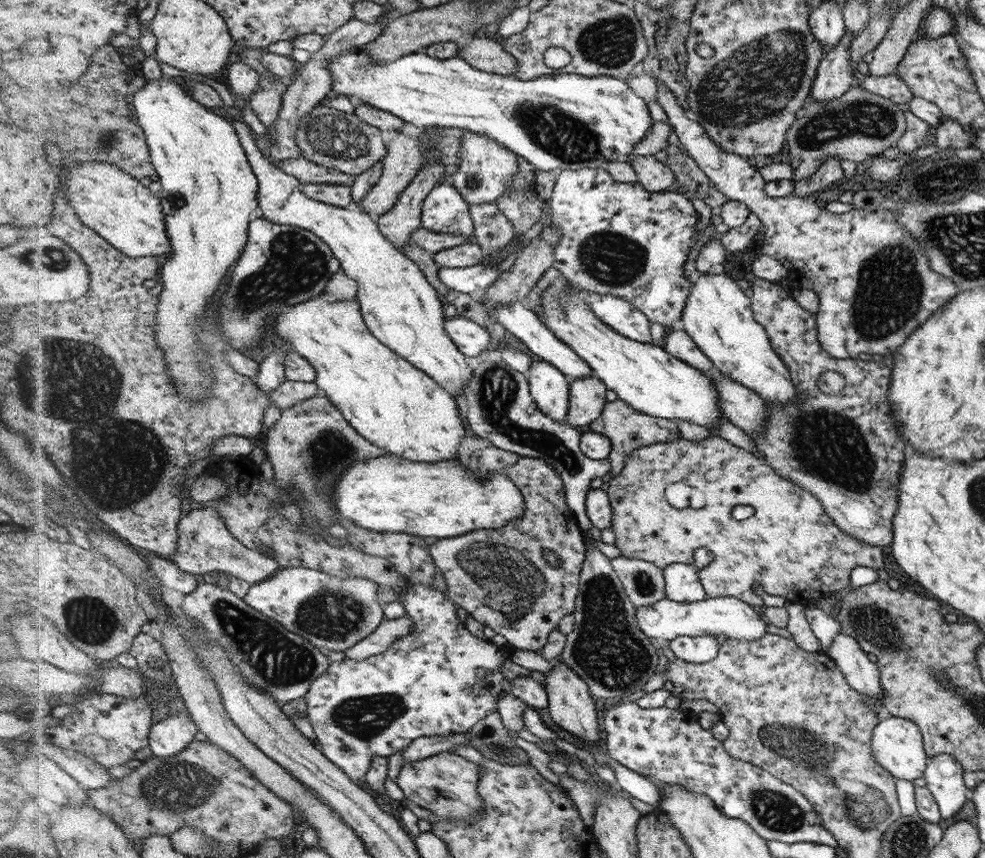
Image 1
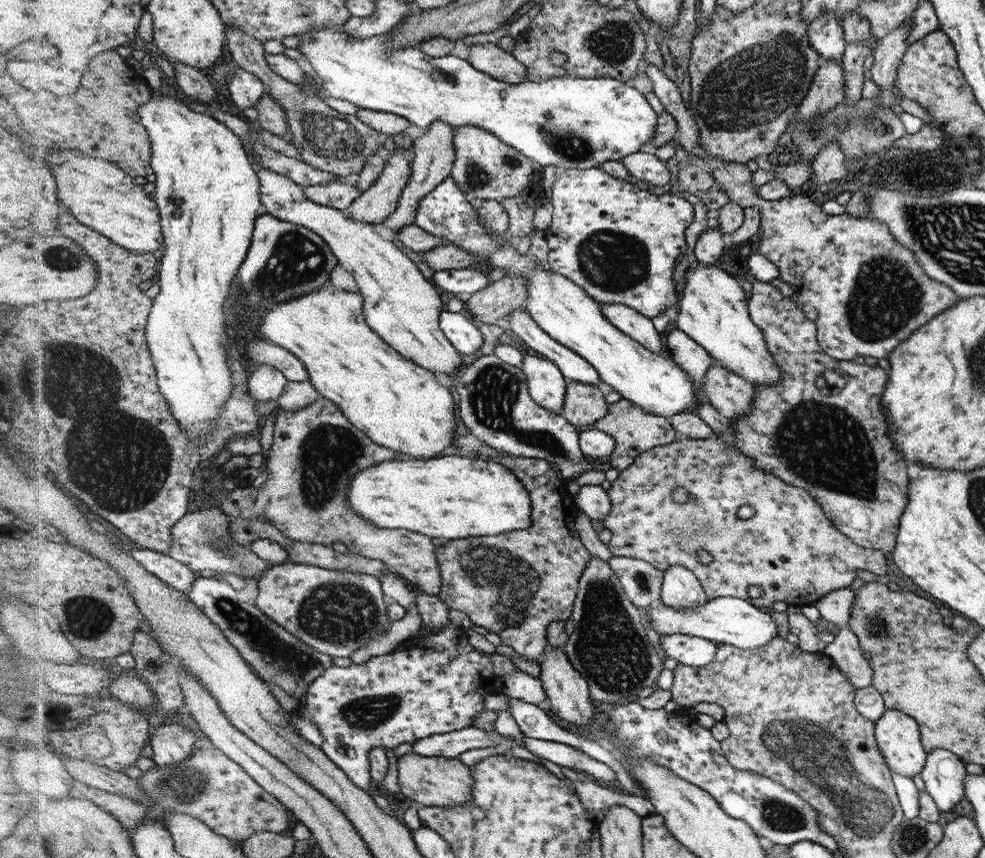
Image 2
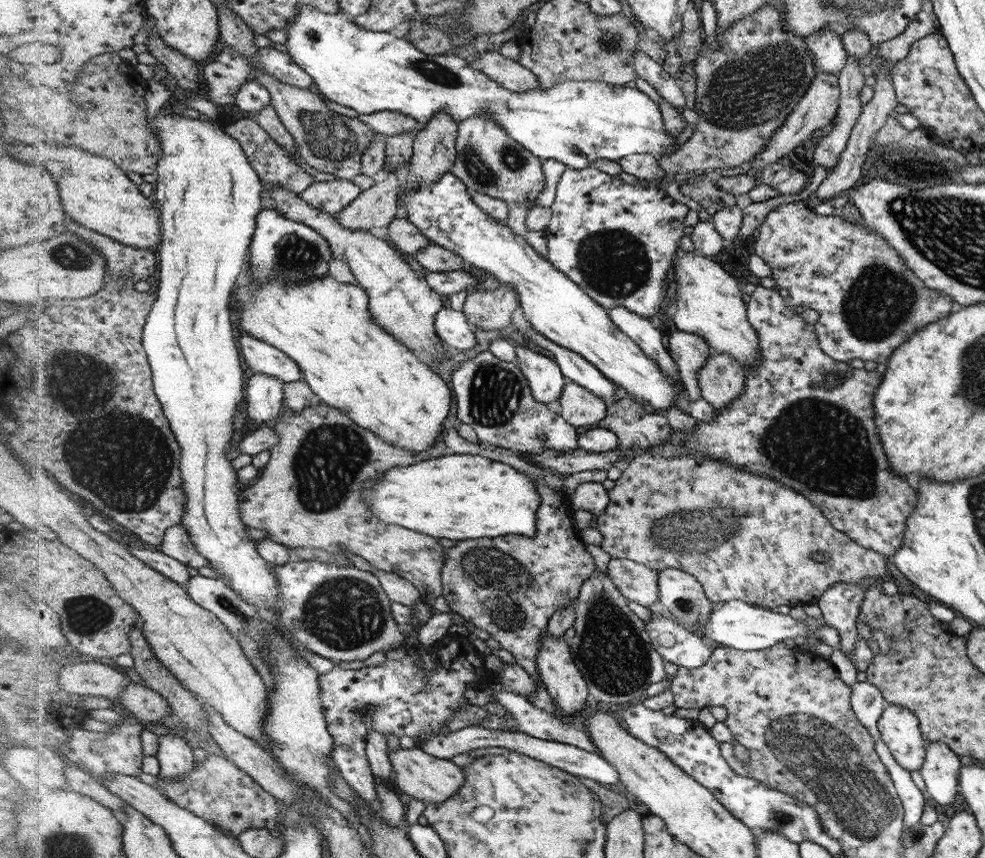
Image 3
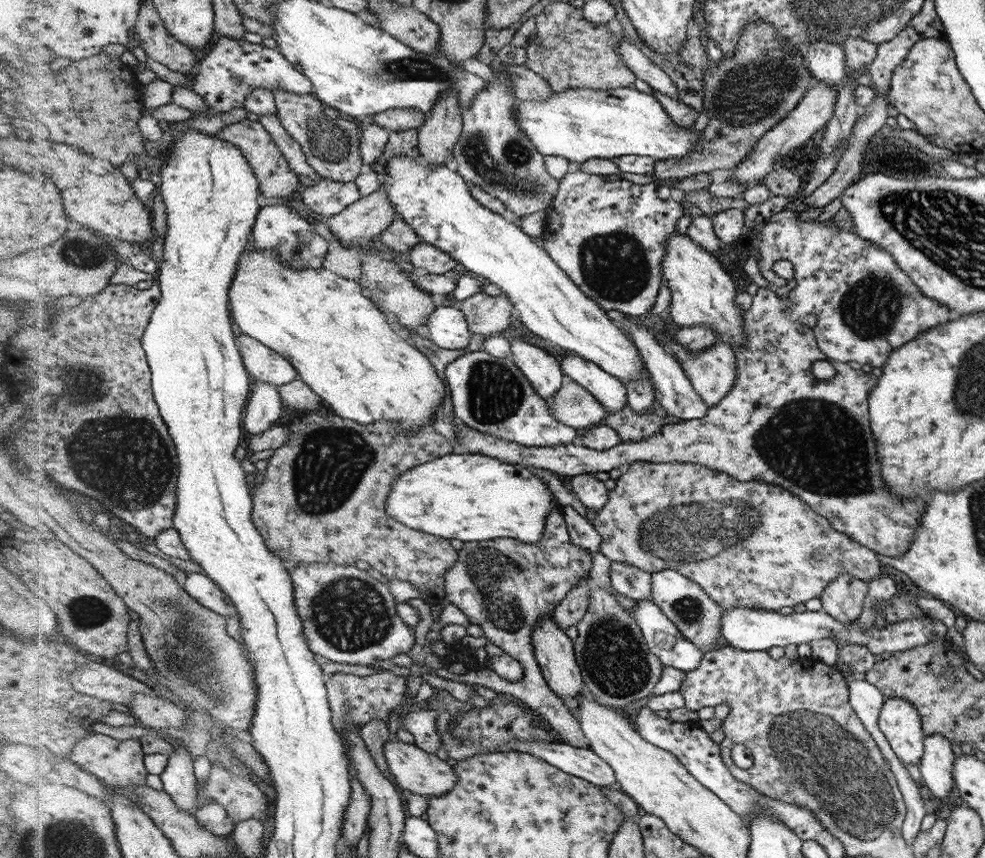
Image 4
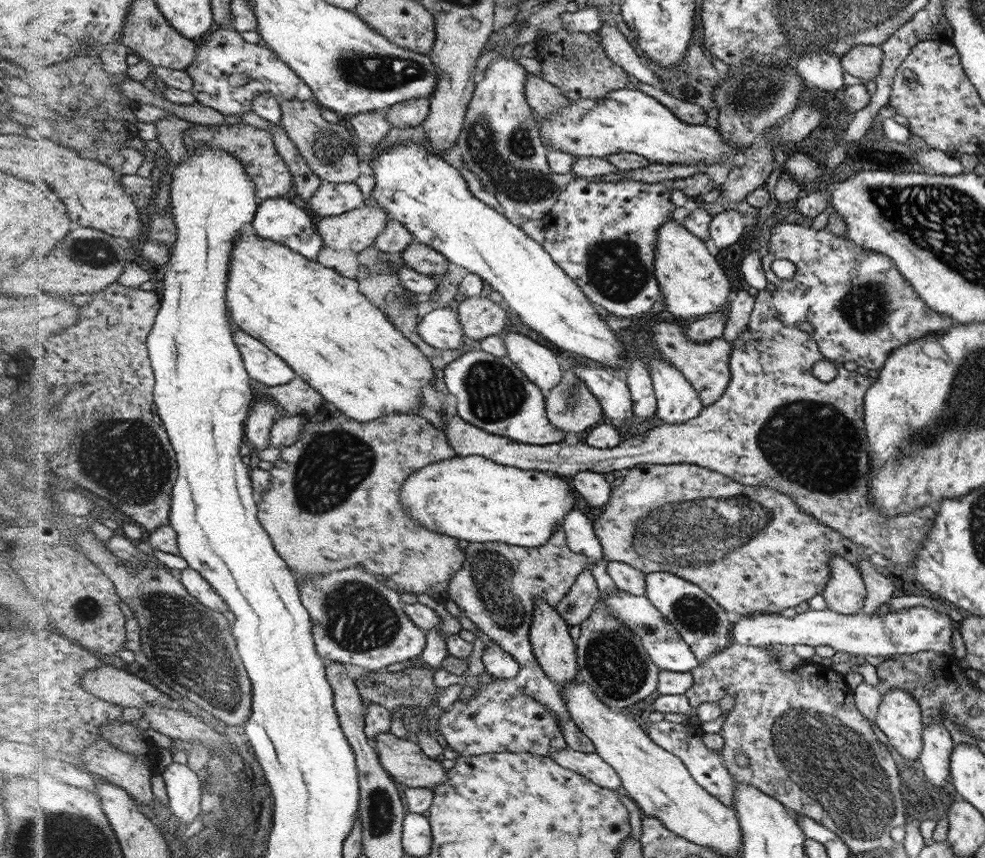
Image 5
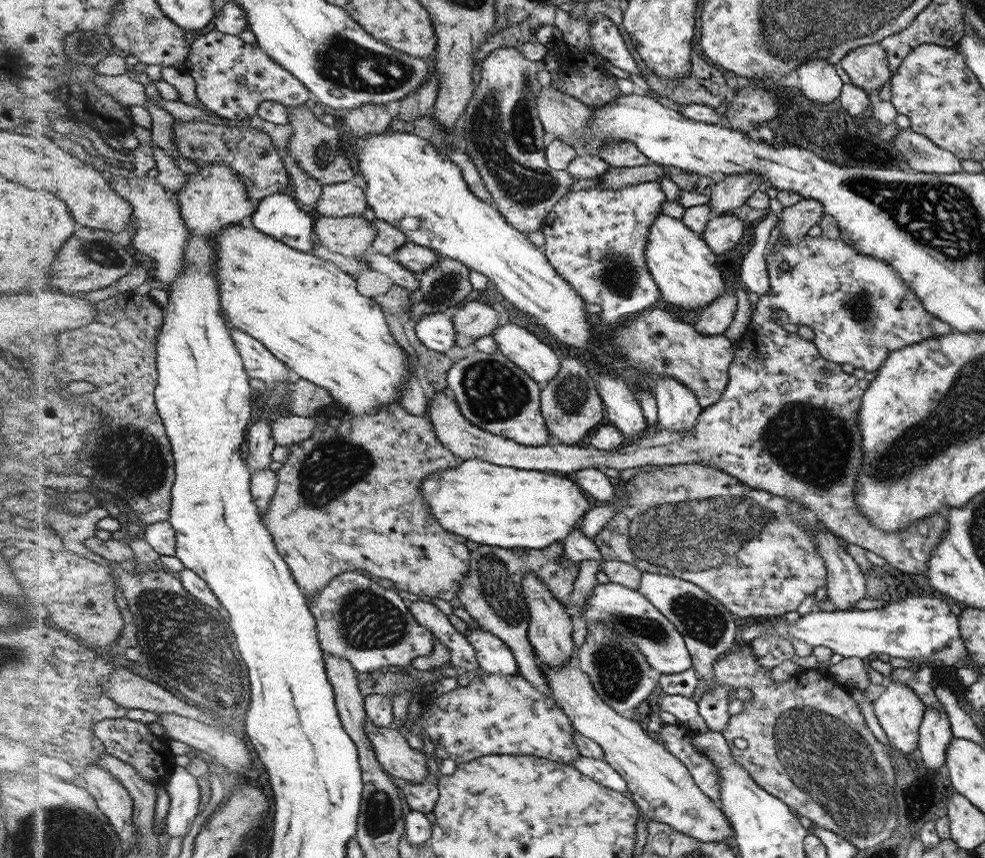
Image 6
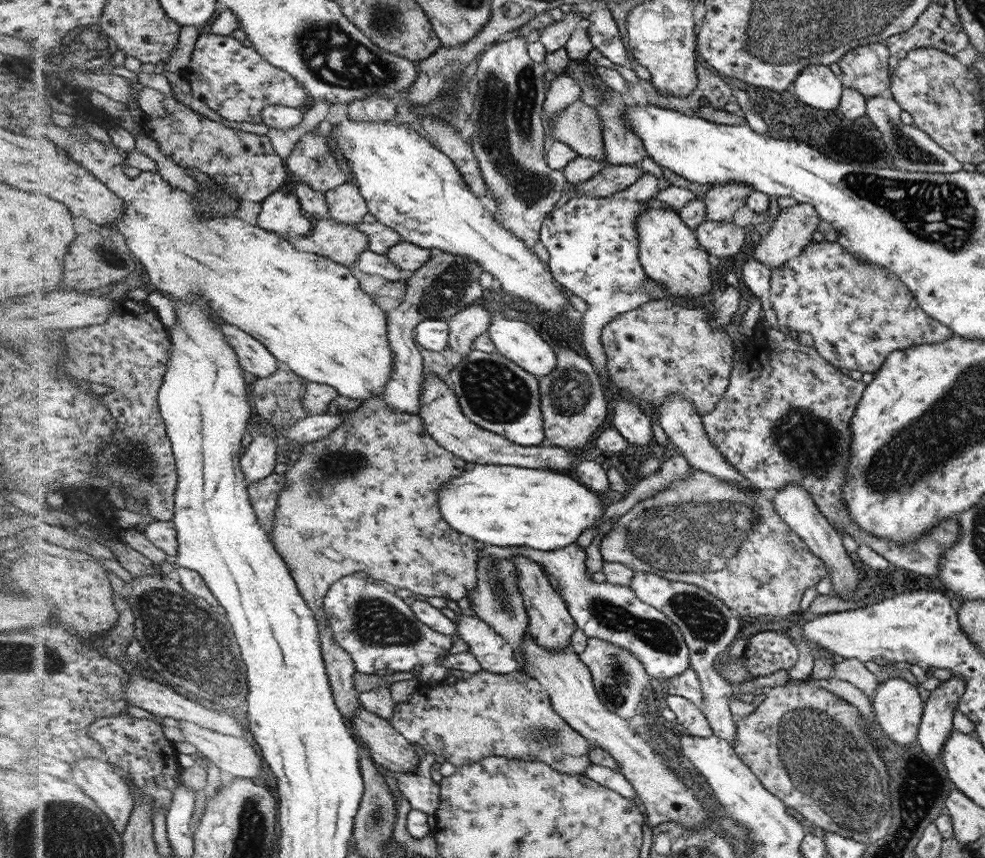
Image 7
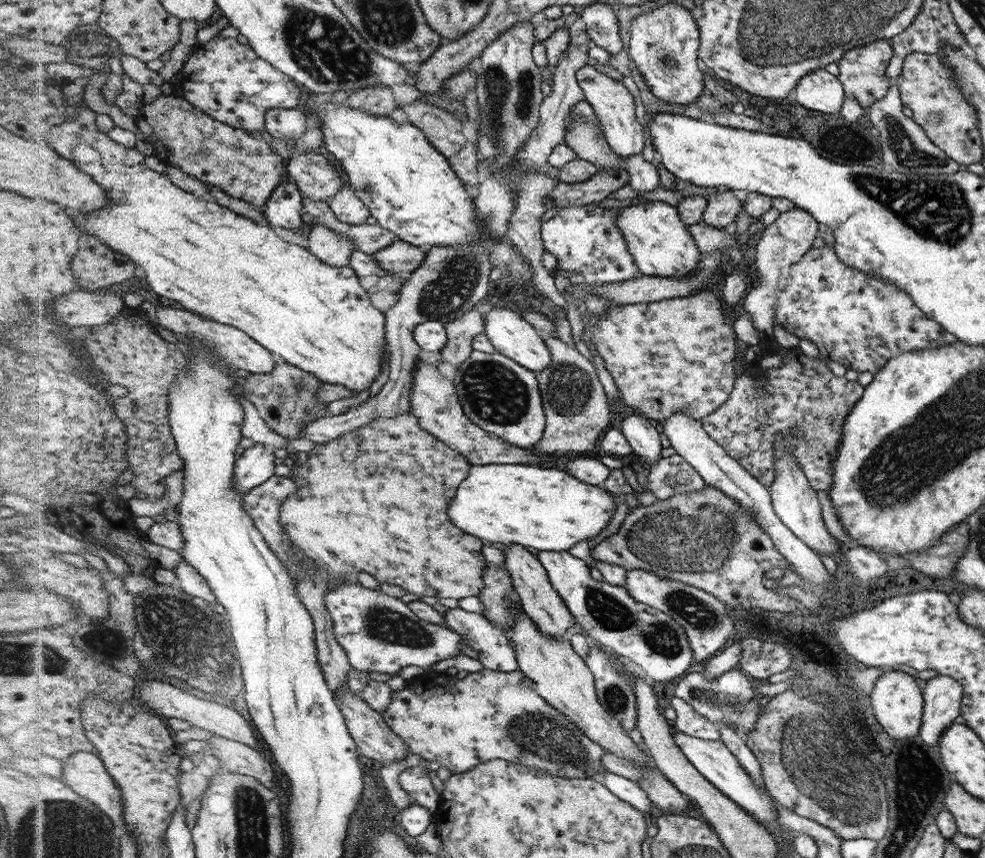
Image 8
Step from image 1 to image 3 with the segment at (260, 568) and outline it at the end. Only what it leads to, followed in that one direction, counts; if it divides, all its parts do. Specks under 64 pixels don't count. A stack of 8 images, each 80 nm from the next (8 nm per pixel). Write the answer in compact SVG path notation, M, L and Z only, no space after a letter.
M183 523L167 530L160 550L172 556L172 558L178 560L180 563L186 564L194 571L199 568L213 568L214 566L212 565L212 561L200 554L200 549L196 549L196 544L194 544L189 530Z

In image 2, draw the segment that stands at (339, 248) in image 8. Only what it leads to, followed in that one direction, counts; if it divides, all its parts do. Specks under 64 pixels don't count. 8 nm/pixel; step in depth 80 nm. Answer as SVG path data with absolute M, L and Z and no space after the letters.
M397 148L393 155L386 159L384 170L375 180L375 184L367 188L348 208L350 219L358 222L367 222L368 224L380 224L390 218L390 215L397 210L398 201L401 198L402 191L409 180L411 172L412 154L405 152L405 148Z

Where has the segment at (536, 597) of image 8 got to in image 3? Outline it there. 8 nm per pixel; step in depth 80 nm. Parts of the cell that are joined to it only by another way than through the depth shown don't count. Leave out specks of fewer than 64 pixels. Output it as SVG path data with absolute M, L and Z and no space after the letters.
M546 632L541 638L541 648L537 657L537 669L540 671L541 681L549 692L550 697L557 703L562 715L576 714L580 710L584 710L586 704L585 678L582 678L580 668L576 665L576 661L572 655L572 648L569 641Z

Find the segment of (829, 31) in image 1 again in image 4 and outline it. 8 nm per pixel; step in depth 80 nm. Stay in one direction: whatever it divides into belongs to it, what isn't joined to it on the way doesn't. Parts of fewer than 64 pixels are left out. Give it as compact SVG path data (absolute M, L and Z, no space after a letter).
M815 40L805 47L804 54L806 67L810 68L810 75L814 75L816 82L840 86L842 79L849 74L845 50L840 44Z

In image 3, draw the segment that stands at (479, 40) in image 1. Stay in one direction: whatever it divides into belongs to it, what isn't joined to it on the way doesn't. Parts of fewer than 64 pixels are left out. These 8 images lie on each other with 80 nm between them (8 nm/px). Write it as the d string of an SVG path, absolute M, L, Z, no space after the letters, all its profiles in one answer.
M487 51L480 55L476 55L478 59L475 62L478 65L478 71L481 71L483 74L489 76L490 79L493 79L494 82L500 83L502 86L512 90L522 92L523 90L530 90L531 88L539 88L541 87L536 80L536 76L532 74L532 72L520 65L518 61L514 61L513 59L508 59L500 55L498 51Z

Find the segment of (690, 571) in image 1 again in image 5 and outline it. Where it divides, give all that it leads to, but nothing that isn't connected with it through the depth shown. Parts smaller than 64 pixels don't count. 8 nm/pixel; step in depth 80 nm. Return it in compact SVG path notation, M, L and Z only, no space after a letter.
M670 572L648 573L645 581L645 596L677 627L681 638L689 643L699 664L731 644L730 620L728 620L725 607L711 595L706 594L706 591L702 590L697 583Z

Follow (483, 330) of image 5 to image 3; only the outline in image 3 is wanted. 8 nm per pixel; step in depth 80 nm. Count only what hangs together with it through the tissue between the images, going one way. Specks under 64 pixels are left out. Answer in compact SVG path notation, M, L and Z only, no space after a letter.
M501 284L496 289L474 290L466 297L462 312L469 322L482 330L502 330L510 324L512 311L519 307L515 290L509 284Z

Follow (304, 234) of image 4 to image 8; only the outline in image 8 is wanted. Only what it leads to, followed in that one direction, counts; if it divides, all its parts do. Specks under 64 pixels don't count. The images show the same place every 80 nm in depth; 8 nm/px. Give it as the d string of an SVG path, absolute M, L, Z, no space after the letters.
M296 183L281 184L269 200L266 208L266 219L270 224L298 230L309 223L300 215L303 208L303 196Z

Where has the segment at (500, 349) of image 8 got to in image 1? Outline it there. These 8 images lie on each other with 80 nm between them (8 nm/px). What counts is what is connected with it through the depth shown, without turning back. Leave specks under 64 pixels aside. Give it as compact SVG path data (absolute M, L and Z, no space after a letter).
M546 360L532 361L527 377L534 402L544 415L566 422L569 416L568 382L564 372Z

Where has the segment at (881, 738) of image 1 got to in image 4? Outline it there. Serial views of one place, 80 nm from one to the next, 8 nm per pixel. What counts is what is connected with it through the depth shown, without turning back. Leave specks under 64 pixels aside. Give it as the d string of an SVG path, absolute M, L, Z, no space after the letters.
M904 698L884 701L879 717L879 729L891 744L896 756L906 764L917 764L925 754L925 735L917 707Z

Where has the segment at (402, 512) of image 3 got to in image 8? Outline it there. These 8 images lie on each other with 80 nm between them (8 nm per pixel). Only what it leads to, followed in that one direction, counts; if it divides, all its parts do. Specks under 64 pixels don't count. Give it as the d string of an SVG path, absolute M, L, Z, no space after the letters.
M490 464L471 465L468 477L458 487L456 497L450 504L452 522L458 522L462 530L470 530L470 534L478 534L481 540L494 544L518 544L536 552L563 552L571 549L582 540L590 540L598 536L616 512L614 497L602 487L590 486L573 478L564 469L543 467L540 465L522 464Z

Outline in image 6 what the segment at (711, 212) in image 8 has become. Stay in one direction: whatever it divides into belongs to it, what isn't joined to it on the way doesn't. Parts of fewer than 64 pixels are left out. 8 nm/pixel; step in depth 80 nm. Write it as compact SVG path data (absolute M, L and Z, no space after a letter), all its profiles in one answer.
M761 174L725 175L724 180L715 184L709 196L712 216L729 215L732 210L747 204L754 191L762 189L764 183Z

